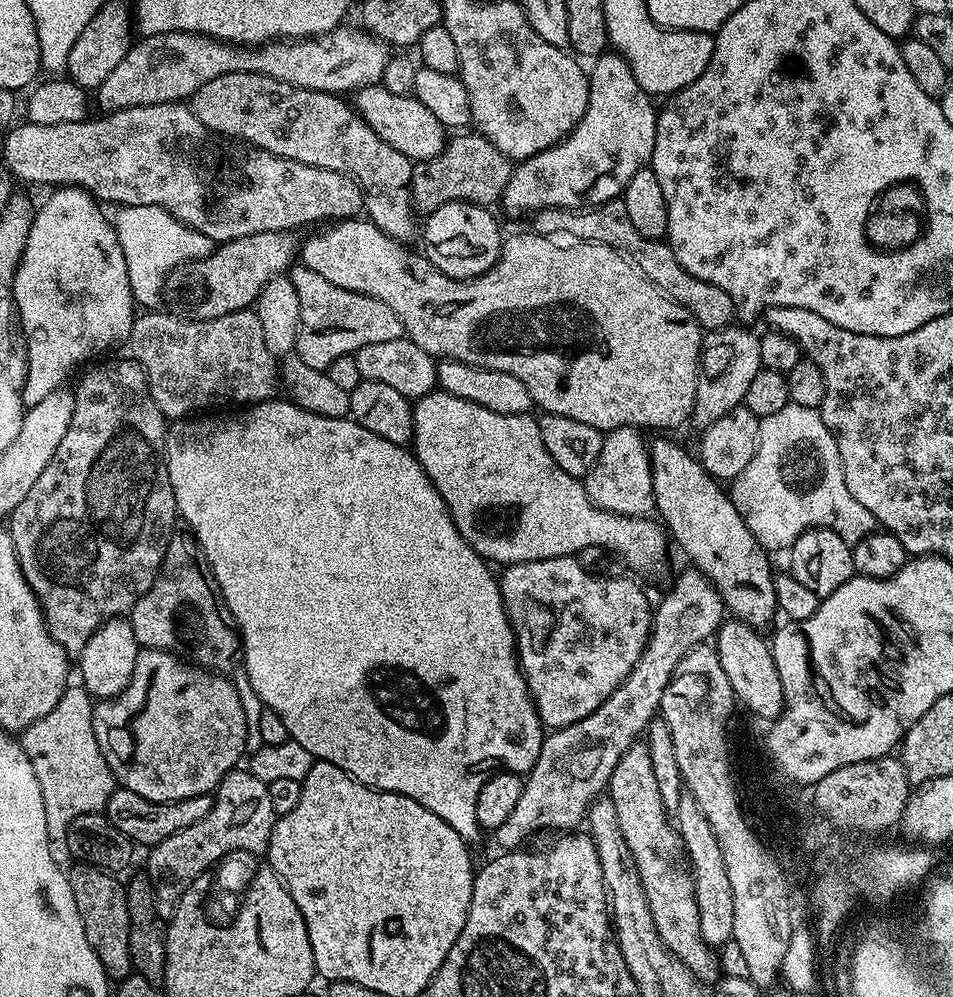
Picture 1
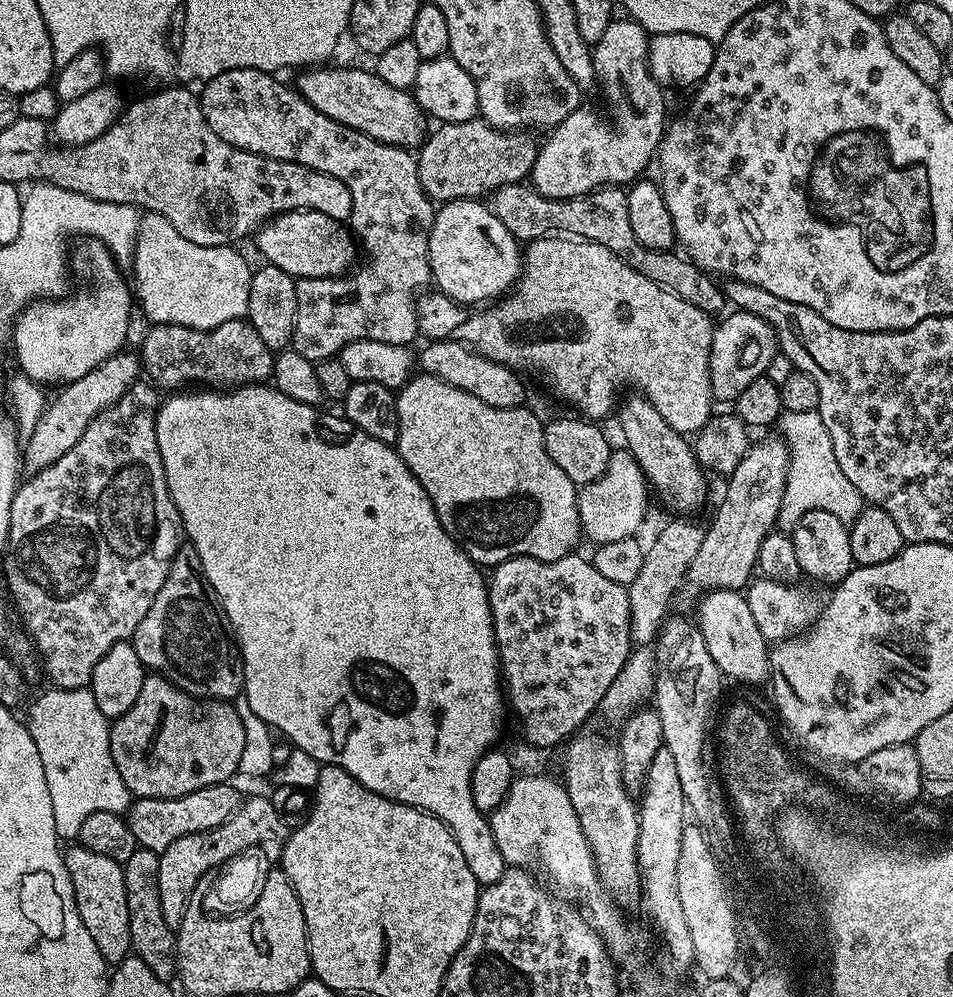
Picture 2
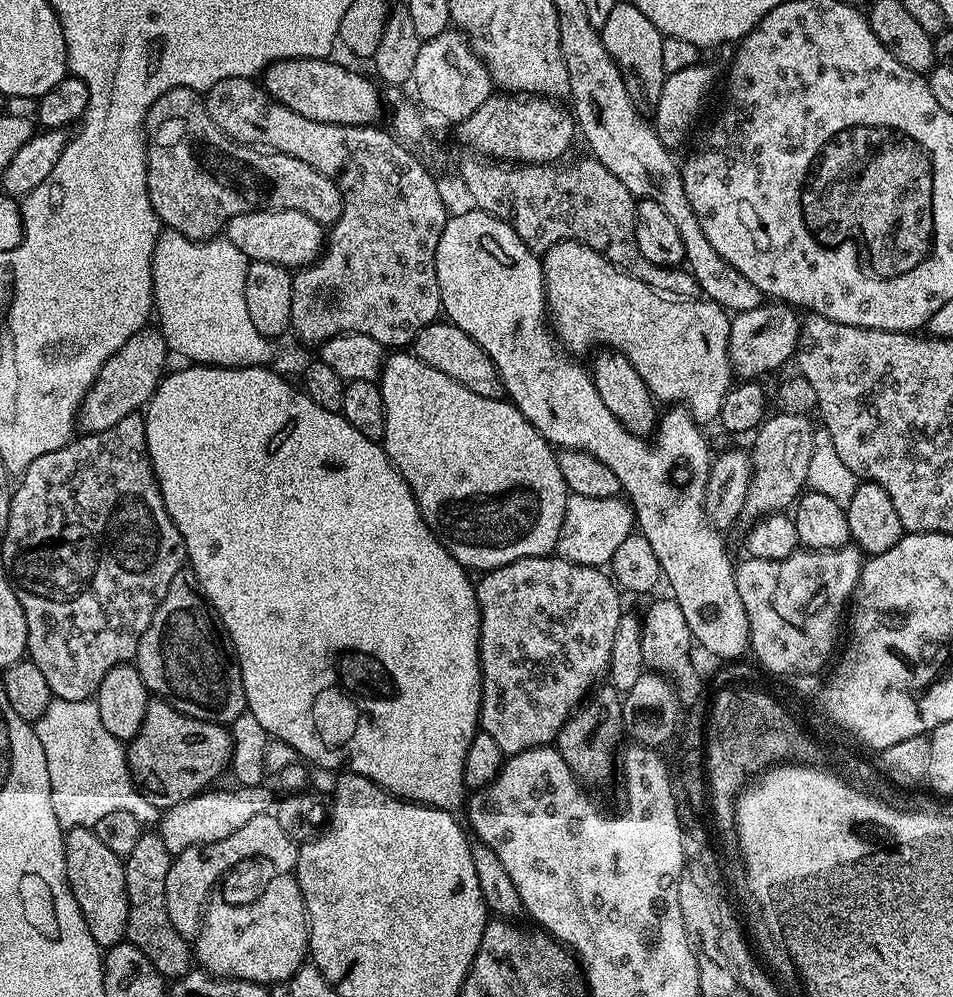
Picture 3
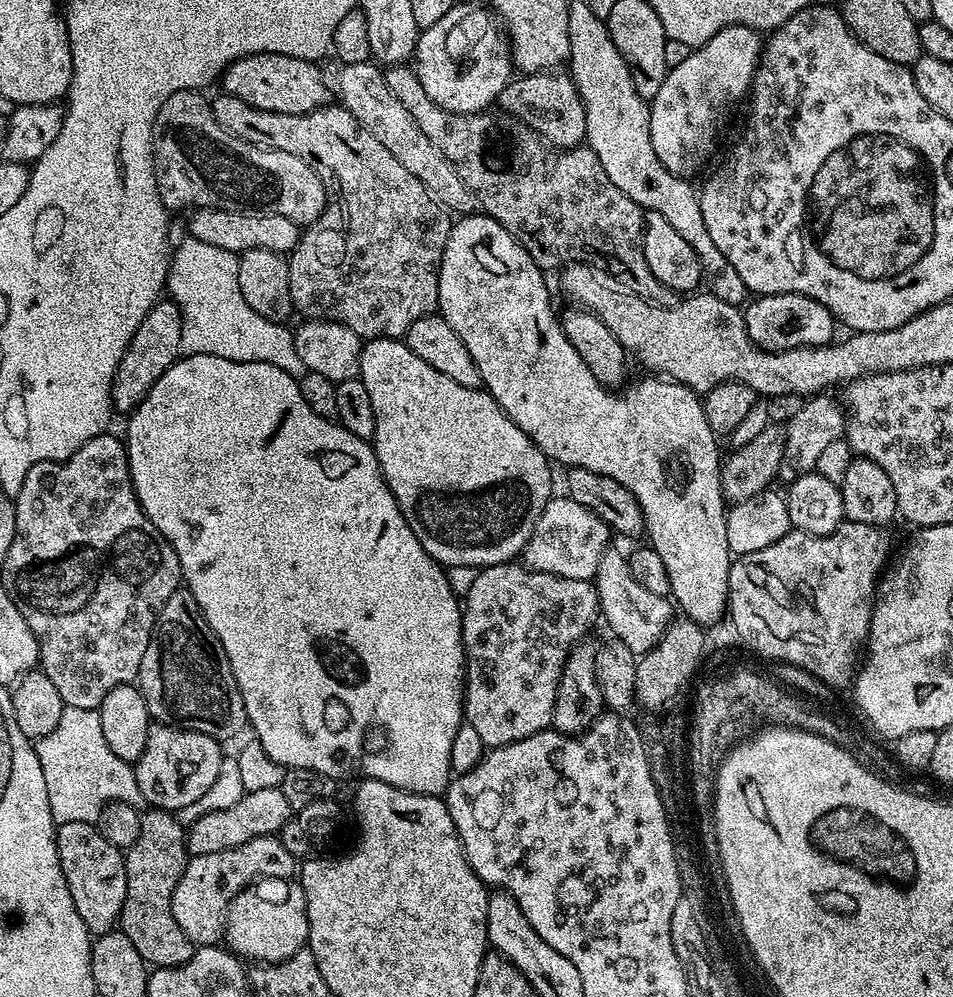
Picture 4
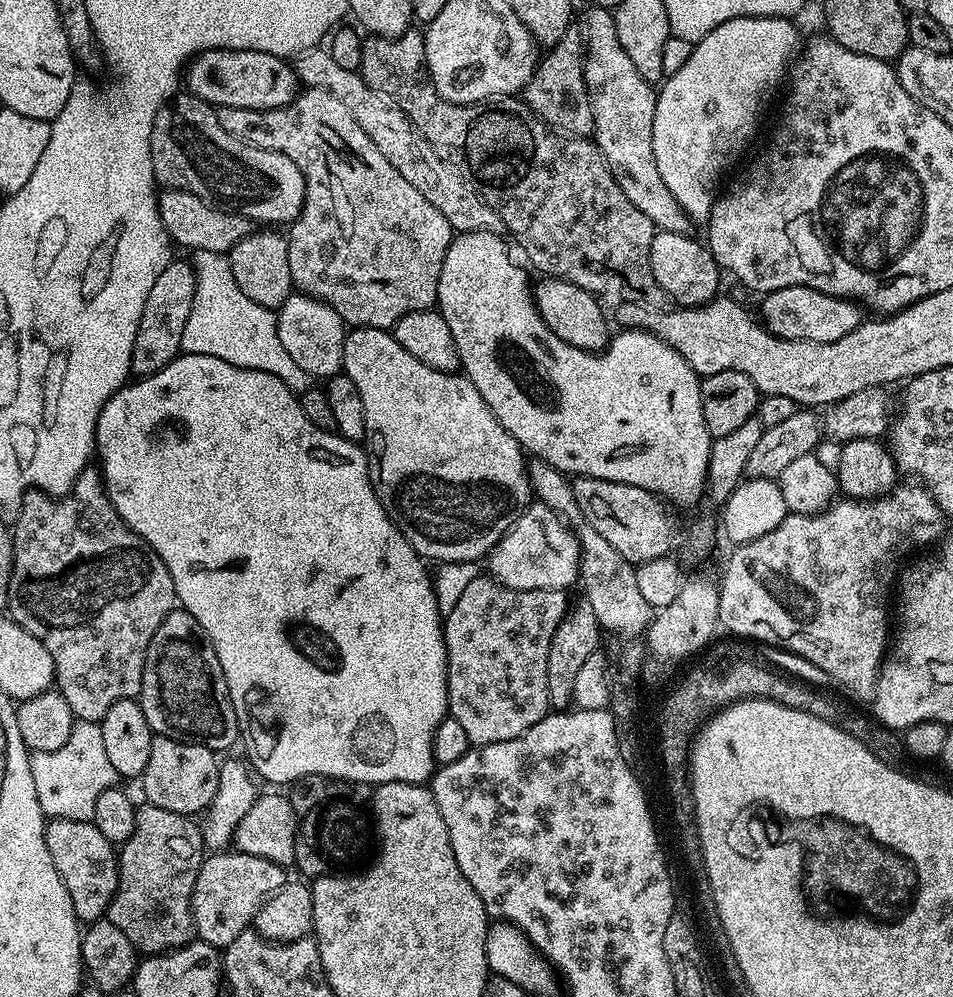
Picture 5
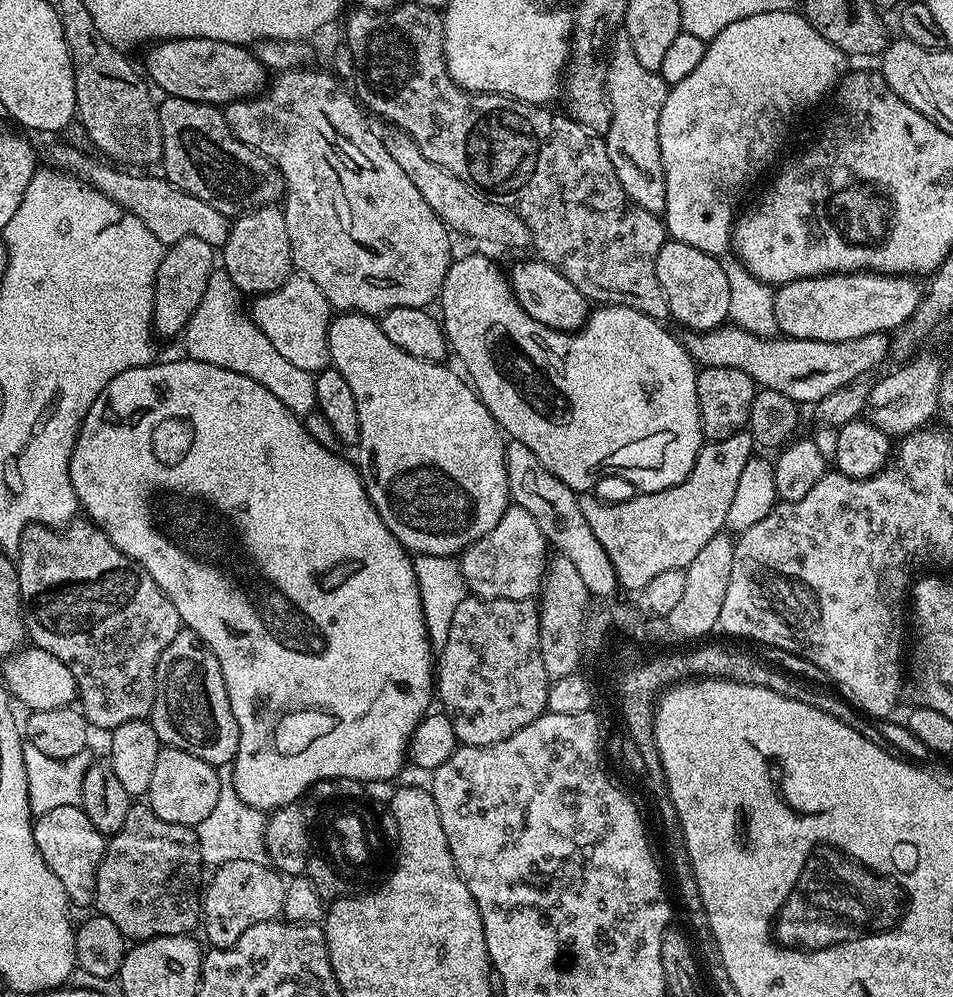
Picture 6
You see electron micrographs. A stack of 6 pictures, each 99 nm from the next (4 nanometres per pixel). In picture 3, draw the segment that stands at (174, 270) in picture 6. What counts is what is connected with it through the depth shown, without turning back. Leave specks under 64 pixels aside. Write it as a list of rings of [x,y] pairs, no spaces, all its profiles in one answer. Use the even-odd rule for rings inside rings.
[[[152,326],[138,330],[138,334],[134,334],[134,338],[130,338],[126,346],[122,346],[122,350],[115,352],[102,366],[98,378],[80,404],[79,427],[84,428],[85,433],[101,432],[110,430],[110,426],[118,426],[122,418],[137,415],[164,379],[164,363],[168,356],[170,357],[168,341],[161,332]]]

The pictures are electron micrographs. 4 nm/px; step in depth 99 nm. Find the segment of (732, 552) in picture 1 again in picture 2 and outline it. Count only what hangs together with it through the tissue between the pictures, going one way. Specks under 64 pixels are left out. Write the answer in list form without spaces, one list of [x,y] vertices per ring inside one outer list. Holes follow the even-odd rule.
[[[628,394],[619,401],[620,432],[624,435],[623,447],[636,459],[644,472],[651,491],[656,492],[673,508],[676,514],[696,514],[704,504],[704,495],[708,492],[708,480],[705,469],[701,467],[693,452],[693,445],[688,444],[685,437],[654,406],[647,398],[639,394]]]

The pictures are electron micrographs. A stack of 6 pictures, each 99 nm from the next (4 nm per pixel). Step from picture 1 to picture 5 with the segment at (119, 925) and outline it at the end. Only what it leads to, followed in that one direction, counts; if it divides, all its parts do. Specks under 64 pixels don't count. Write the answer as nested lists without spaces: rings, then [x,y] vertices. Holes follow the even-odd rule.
[[[49,819],[44,825],[44,837],[46,850],[50,850],[50,858],[54,858],[54,870],[58,870],[62,878],[62,886],[66,886],[66,894],[70,894],[70,902],[74,906],[76,919],[81,922],[105,919],[118,886],[120,866],[117,849],[106,838],[102,838],[102,830],[98,830],[90,820]]]

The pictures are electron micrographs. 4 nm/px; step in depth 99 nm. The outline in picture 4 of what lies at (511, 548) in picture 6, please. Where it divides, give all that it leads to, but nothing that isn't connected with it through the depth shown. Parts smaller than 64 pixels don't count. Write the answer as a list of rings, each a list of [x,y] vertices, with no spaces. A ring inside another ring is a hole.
[[[556,494],[548,501],[546,510],[542,510],[534,526],[534,534],[526,542],[522,563],[525,568],[533,568],[535,572],[592,580],[604,553],[609,551],[608,536],[610,537],[608,524],[602,522],[598,514],[574,502],[567,494]]]

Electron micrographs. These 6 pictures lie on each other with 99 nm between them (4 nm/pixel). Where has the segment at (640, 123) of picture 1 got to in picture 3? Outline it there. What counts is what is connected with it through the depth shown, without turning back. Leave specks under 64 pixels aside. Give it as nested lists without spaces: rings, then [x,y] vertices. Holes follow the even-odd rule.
[[[618,2],[614,10],[599,28],[600,40],[606,46],[610,58],[618,66],[622,74],[622,82],[626,82],[626,90],[630,94],[632,104],[641,114],[648,114],[655,109],[658,98],[662,98],[662,86],[666,75],[662,60],[662,46],[665,39],[658,26],[638,10],[630,2]]]

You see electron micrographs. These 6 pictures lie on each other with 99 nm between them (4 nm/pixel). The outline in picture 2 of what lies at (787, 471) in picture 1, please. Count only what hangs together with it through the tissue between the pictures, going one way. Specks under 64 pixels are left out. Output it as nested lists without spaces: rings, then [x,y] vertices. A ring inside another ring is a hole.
[[[783,411],[778,421],[779,428],[779,435],[788,448],[788,473],[786,490],[782,494],[779,527],[784,530],[795,528],[797,522],[810,514],[810,510],[830,510],[834,518],[851,526],[866,507],[866,502],[858,490],[854,490],[850,478],[846,478],[838,467],[838,458],[834,458],[834,442],[830,442],[830,430],[826,430],[819,411],[802,414]]]

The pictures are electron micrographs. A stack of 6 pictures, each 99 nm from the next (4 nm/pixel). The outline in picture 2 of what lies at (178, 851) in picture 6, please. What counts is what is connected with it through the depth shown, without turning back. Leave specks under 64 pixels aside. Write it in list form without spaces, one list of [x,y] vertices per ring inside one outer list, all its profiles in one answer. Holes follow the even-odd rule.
[[[137,847],[134,854],[124,866],[124,885],[126,886],[126,910],[130,910],[130,938],[132,952],[158,978],[171,981],[176,971],[176,932],[166,926],[166,918],[162,918],[162,898],[158,898],[158,862],[159,855],[142,847]]]

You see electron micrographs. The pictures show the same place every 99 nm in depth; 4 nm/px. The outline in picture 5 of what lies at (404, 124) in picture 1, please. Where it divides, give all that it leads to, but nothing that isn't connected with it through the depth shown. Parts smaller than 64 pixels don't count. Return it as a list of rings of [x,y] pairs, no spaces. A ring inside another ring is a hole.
[[[215,48],[198,52],[188,61],[186,88],[191,95],[216,108],[270,110],[286,106],[296,99],[302,85],[295,67],[283,56],[262,54],[262,50]]]

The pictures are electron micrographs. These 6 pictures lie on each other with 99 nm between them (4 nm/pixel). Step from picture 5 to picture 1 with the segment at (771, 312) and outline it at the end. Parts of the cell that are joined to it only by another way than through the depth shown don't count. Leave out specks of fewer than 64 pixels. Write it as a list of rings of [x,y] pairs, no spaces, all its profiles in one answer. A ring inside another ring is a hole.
[[[729,326],[703,337],[700,350],[700,373],[696,387],[696,405],[690,420],[700,430],[706,429],[730,410],[743,405],[746,389],[761,370],[760,336],[744,326]]]

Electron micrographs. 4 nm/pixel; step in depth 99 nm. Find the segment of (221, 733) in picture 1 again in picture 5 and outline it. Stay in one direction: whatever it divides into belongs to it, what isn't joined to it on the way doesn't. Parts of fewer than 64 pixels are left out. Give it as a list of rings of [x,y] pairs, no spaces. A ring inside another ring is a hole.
[[[159,734],[153,735],[150,746],[150,758],[146,762],[146,770],[142,777],[144,783],[143,799],[154,806],[162,806],[162,810],[174,810],[183,816],[192,816],[196,812],[203,813],[207,810],[215,798],[218,790],[219,768],[217,753],[211,748],[201,744],[188,744],[185,740],[166,738]]]

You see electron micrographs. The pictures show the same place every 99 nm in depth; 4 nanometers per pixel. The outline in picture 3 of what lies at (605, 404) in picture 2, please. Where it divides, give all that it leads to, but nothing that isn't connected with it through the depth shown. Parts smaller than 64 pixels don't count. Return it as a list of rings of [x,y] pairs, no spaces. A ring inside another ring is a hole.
[[[563,240],[561,244],[555,244],[553,248],[549,248],[547,252],[543,253],[542,263],[544,266],[544,294],[548,298],[550,327],[557,341],[559,341],[569,353],[580,354],[576,352],[588,351],[588,353],[591,353],[601,346],[604,348],[614,348],[617,352],[621,352],[626,358],[630,358],[634,370],[638,370],[638,374],[642,374],[642,382],[646,382],[646,386],[651,390],[653,397],[655,397],[657,401],[663,402],[663,400],[672,400],[668,402],[676,406],[687,408],[693,420],[701,426],[707,426],[711,420],[713,423],[713,421],[719,417],[720,411],[722,410],[722,398],[734,384],[732,363],[728,361],[728,339],[730,338],[730,326],[732,322],[729,313],[725,312],[722,306],[718,306],[714,301],[707,298],[682,300],[666,296],[663,292],[656,292],[650,286],[646,286],[646,282],[634,278],[622,268],[617,268],[616,265],[608,261],[605,256],[598,254],[590,246],[579,244],[576,240]]]

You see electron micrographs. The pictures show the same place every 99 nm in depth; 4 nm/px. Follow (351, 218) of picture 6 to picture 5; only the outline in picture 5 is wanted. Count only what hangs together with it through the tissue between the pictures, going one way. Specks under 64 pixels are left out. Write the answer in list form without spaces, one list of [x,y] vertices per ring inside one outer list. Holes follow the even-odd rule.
[[[309,88],[301,91],[296,99],[290,101],[286,106],[281,108],[271,108],[270,110],[242,110],[241,108],[216,108],[218,122],[222,122],[225,130],[230,130],[230,134],[239,136],[241,140],[247,140],[248,143],[258,146],[259,148],[269,148],[275,152],[286,154],[302,170],[306,178],[306,199],[304,208],[300,211],[300,216],[293,220],[290,225],[290,231],[287,233],[288,249],[290,250],[290,278],[293,285],[303,295],[313,296],[316,300],[321,300],[326,306],[333,308],[344,320],[345,325],[352,328],[382,328],[385,330],[395,329],[396,323],[406,314],[432,308],[436,304],[436,295],[438,294],[438,278],[442,274],[442,262],[446,258],[446,250],[452,245],[454,233],[450,222],[438,214],[435,206],[430,206],[394,166],[390,166],[386,154],[374,146],[370,134],[354,122],[354,114],[346,110],[346,106],[332,92],[327,92],[321,88]]]

